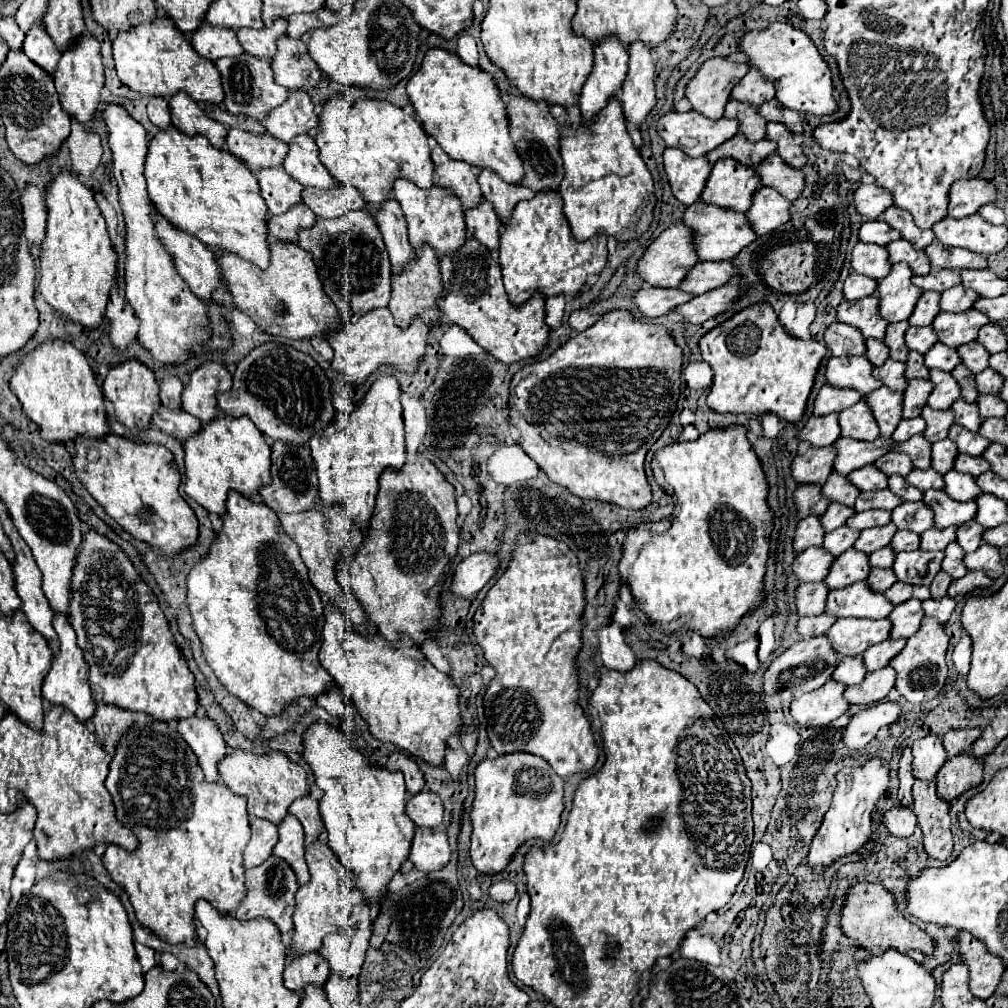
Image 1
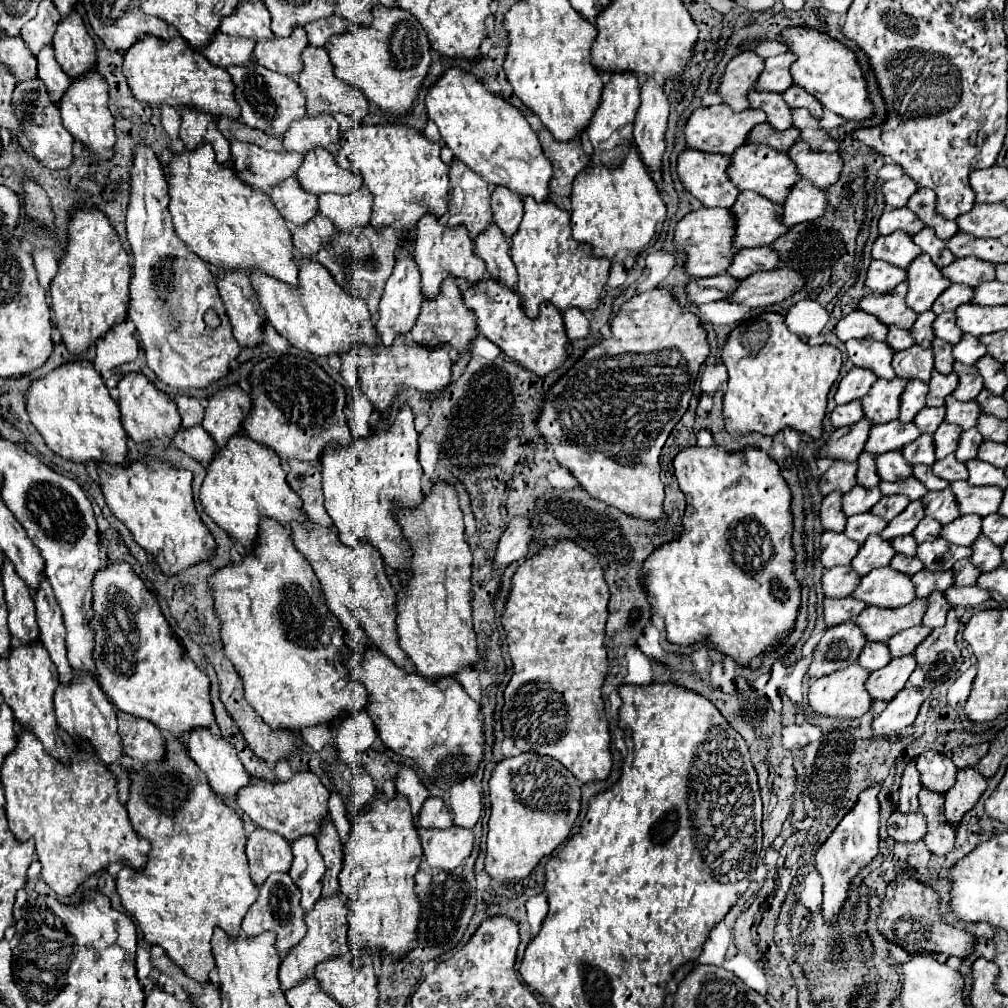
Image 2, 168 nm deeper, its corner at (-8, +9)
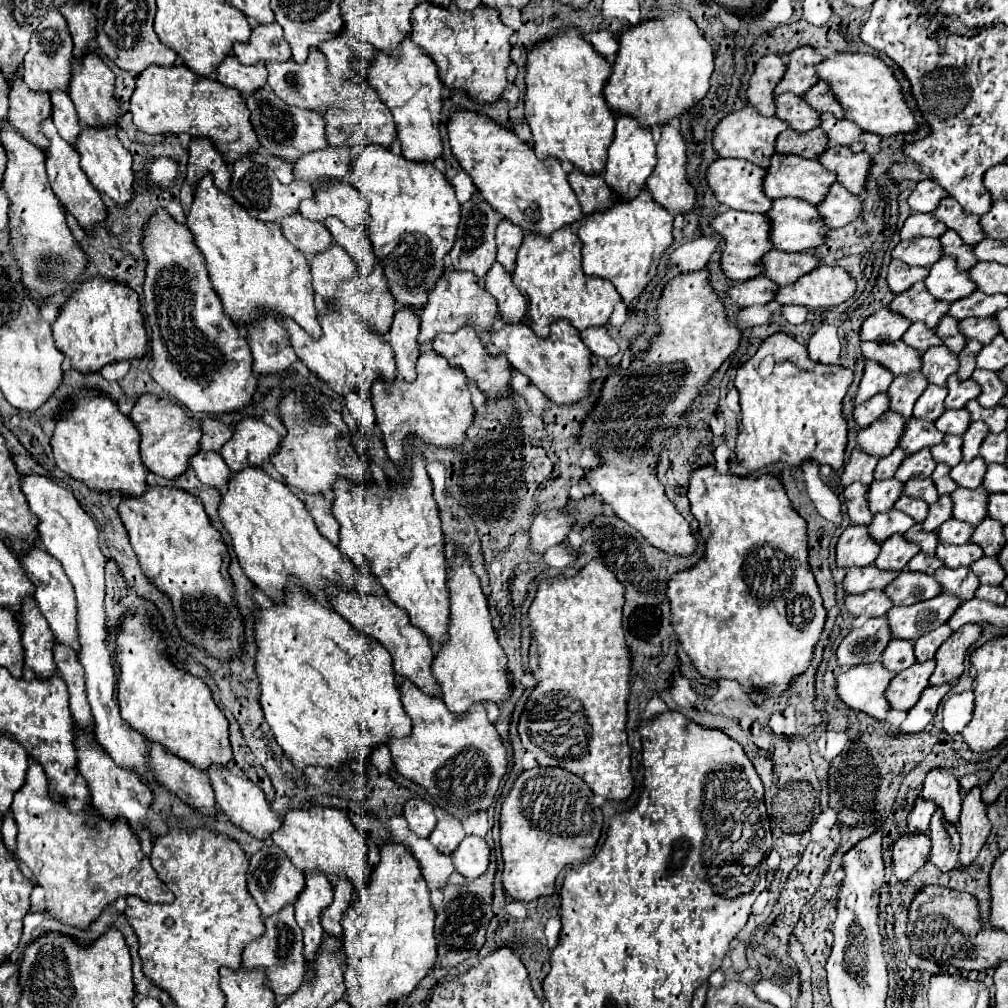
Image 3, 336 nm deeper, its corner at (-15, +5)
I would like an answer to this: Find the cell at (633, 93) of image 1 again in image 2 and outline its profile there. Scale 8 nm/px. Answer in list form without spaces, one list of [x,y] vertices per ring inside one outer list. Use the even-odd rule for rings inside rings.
[[[653,82],[641,86],[641,106],[637,112],[635,146],[639,158],[649,172],[661,172],[661,158],[665,152],[665,132],[669,120],[669,102],[663,88]]]

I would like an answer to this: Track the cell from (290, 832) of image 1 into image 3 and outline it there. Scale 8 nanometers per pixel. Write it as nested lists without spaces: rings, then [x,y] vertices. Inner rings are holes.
[[[312,874],[312,878],[306,876],[304,890],[300,892],[300,898],[296,898],[296,922],[304,932],[304,956],[306,960],[312,960],[316,956],[316,950],[322,942],[324,930],[320,926],[320,912],[332,902],[332,884],[322,874]]]

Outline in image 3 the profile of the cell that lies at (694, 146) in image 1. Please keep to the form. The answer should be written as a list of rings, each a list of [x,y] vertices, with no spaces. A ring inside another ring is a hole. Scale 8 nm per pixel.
[[[744,106],[740,110],[730,112],[726,118],[722,118],[712,136],[712,146],[718,152],[720,158],[742,158],[748,160],[760,168],[768,168],[770,156],[774,154],[774,140],[780,132],[784,132],[788,124],[776,116],[760,116],[752,106]]]

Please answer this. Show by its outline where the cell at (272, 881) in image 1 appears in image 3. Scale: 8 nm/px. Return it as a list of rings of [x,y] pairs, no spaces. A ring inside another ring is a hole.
[[[284,906],[284,910],[272,914],[272,918],[264,920],[266,926],[266,934],[252,940],[242,954],[242,968],[256,968],[256,966],[264,966],[268,972],[268,984],[270,988],[276,992],[278,1002],[284,1000],[288,994],[296,992],[302,978],[304,978],[304,942],[302,942],[302,930],[296,924],[294,918],[294,906]]]

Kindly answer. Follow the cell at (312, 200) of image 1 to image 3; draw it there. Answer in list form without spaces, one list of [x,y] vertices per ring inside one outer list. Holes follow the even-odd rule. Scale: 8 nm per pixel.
[[[328,218],[328,222],[324,226],[330,230],[334,242],[344,246],[350,252],[350,256],[356,262],[358,272],[362,276],[370,274],[372,268],[374,268],[376,256],[372,254],[372,244],[368,242],[368,236],[366,236],[364,228],[348,228],[338,218]]]

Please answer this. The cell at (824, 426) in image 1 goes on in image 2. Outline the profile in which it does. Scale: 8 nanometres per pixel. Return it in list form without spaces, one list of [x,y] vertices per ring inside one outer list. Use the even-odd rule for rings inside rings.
[[[853,400],[849,404],[843,404],[843,406],[837,406],[833,412],[831,412],[831,422],[835,428],[841,428],[841,426],[851,426],[855,422],[859,422],[863,418],[863,406],[861,406],[861,400]]]

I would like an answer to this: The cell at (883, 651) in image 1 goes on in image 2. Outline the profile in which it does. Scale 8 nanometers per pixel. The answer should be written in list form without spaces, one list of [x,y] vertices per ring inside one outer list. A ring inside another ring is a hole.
[[[917,626],[917,628],[903,630],[901,634],[895,634],[895,636],[887,642],[887,644],[889,644],[889,650],[891,650],[891,654],[893,654],[893,658],[913,654],[915,648],[917,648],[931,632],[933,632],[933,630],[927,628],[927,626]]]

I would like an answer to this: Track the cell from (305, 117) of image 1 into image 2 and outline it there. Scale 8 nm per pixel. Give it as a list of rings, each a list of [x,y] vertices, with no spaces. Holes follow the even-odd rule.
[[[319,114],[317,118],[305,118],[305,122],[293,122],[289,128],[289,134],[283,138],[283,146],[289,152],[307,154],[315,148],[335,150],[339,146],[341,134],[339,124],[335,118],[329,118],[327,114]]]

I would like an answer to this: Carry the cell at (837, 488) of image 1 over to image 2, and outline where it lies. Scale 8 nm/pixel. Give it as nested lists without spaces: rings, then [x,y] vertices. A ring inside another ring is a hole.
[[[861,454],[859,458],[859,472],[857,472],[857,484],[861,486],[877,486],[879,484],[877,466],[875,466],[875,454]]]

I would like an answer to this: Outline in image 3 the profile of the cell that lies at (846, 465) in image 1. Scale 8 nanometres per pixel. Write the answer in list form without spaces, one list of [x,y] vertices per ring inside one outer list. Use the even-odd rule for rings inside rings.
[[[910,418],[908,426],[904,426],[904,434],[900,436],[898,448],[902,448],[906,454],[914,454],[922,448],[928,448],[928,446],[942,442],[942,438],[944,438],[944,434],[940,434],[934,428],[934,422]]]

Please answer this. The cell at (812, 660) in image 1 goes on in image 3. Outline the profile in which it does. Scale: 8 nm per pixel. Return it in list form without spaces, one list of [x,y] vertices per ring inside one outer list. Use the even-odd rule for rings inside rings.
[[[884,616],[870,618],[862,628],[848,632],[848,636],[838,646],[838,666],[852,668],[858,664],[868,664],[880,660],[884,648],[892,640],[888,622]]]

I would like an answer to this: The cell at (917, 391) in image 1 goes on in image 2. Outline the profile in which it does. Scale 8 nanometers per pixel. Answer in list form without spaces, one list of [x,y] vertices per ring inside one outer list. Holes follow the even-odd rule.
[[[933,370],[933,378],[929,382],[929,394],[927,394],[927,406],[945,406],[945,398],[953,394],[953,390],[959,384],[959,376],[955,372],[941,374]]]

